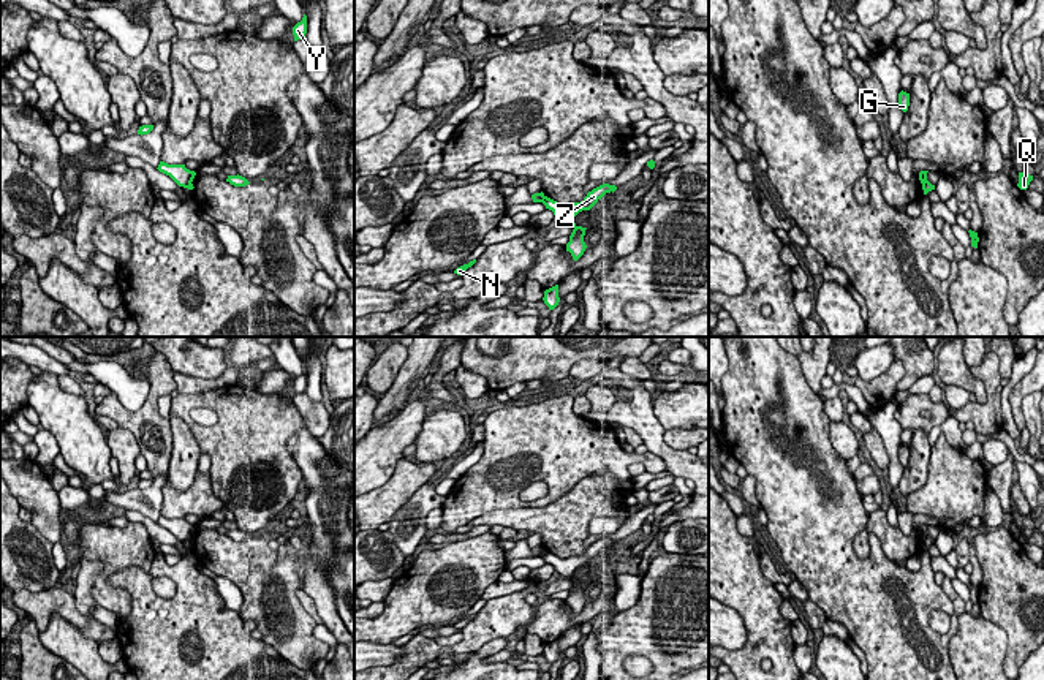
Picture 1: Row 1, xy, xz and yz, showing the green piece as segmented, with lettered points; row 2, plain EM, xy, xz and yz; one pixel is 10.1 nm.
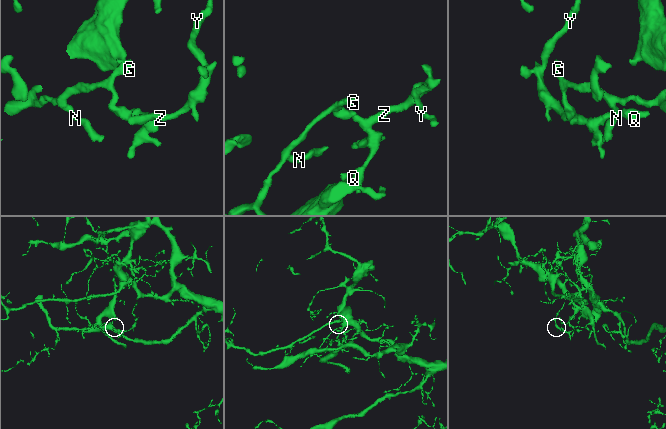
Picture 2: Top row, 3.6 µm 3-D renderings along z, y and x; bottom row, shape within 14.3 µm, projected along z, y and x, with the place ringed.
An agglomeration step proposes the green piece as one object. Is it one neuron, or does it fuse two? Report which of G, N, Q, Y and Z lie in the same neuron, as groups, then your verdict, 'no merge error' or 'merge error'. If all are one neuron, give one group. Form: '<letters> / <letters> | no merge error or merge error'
G N / Q Y Z | merge error

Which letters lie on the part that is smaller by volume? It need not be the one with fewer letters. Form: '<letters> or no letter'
G, N

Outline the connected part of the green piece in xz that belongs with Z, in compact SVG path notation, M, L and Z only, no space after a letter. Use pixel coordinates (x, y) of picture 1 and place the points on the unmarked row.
M603 538L592 546L587 547L587 550L581 557L571 557L571 558L558 558L557 555L544 550L543 558L546 563L552 565L554 569L562 576L562 579L573 580L573 587L569 590L569 596L566 598L566 606L571 607L573 614L577 615L587 599L584 596L585 584L582 580L577 580L573 574L574 571L582 565L590 565L606 547L614 547L617 544L615 539Z

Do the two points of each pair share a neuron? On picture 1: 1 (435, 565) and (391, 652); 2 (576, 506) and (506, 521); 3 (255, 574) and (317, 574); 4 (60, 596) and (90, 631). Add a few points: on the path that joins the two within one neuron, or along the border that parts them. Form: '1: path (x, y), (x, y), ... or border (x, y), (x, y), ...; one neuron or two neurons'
1: border (370, 641), (391, 644); two neurons
2: path (559, 519), (524, 519); one neuron
3: border (302, 581), (299, 587); two neurons
4: path (64, 604), (83, 623); one neuron

